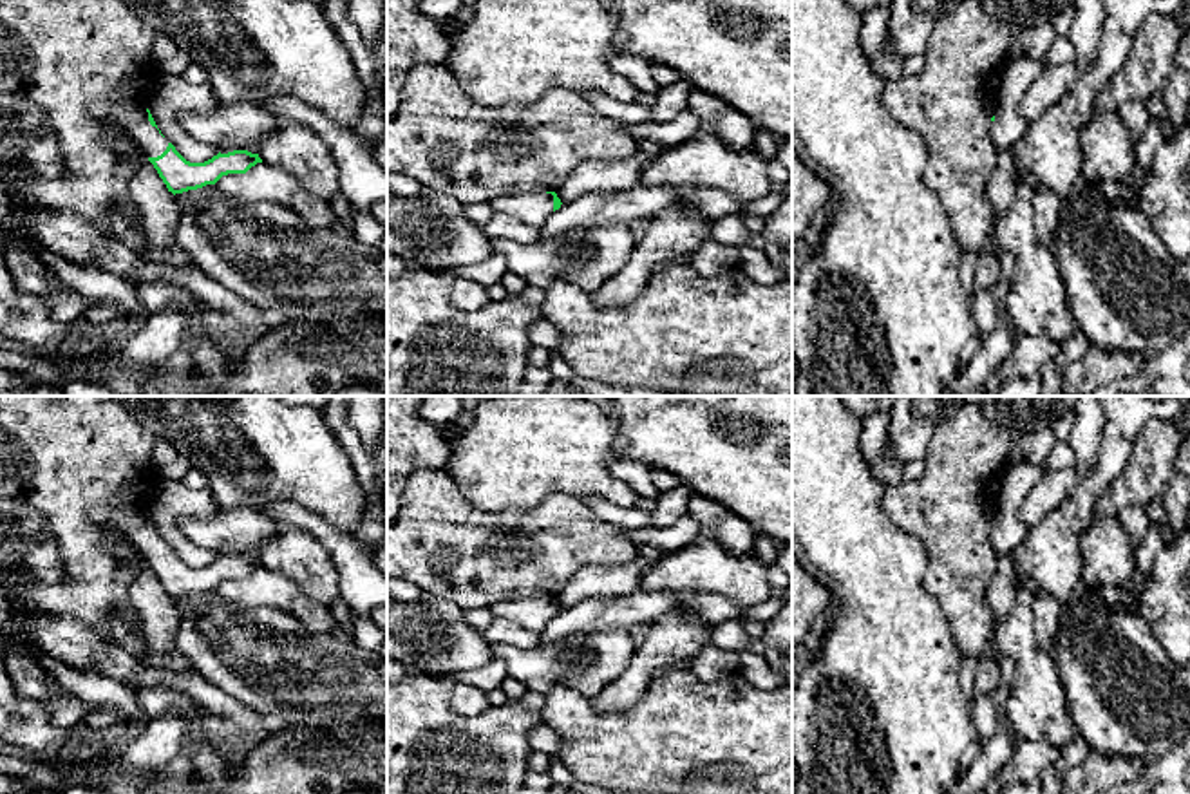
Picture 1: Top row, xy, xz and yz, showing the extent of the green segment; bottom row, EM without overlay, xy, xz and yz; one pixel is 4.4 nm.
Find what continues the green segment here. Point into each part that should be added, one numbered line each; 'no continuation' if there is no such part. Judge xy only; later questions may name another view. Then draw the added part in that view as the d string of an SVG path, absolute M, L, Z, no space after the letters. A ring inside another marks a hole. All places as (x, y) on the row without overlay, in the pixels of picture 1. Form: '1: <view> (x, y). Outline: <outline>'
1: xy (134, 525). Outline: M125 488L110 503L90 506L90 517L99 525L110 523L123 530L146 562L157 562L166 555L170 546L150 530L145 499L139 503L139 512L119 510L121 505L128 505L132 499L134 492Z

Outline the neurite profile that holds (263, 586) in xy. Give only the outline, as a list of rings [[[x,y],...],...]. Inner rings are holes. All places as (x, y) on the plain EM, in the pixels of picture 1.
[[[264,566],[251,572],[246,579],[222,581],[215,591],[233,602],[282,608],[315,633],[336,631],[329,606],[306,597],[291,579]]]

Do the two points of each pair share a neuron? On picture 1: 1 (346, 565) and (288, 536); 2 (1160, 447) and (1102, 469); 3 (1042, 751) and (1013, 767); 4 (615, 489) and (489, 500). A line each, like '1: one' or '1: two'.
1: two
2: two
3: one
4: one

